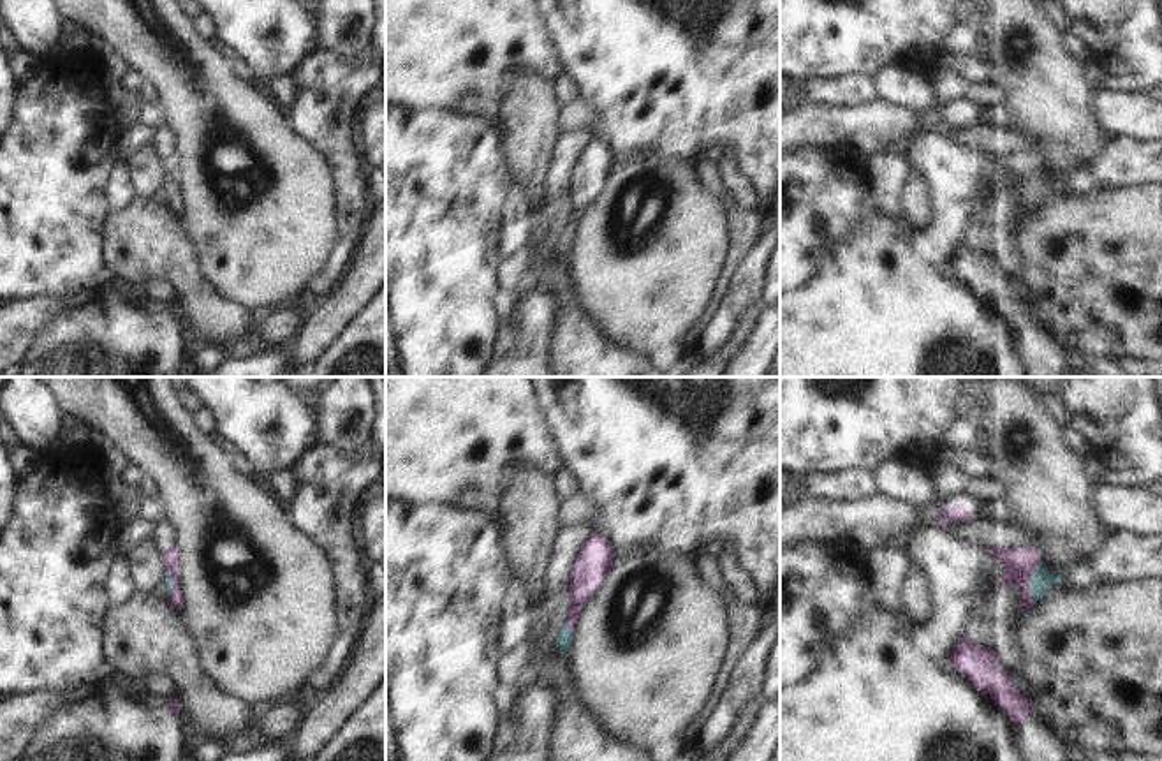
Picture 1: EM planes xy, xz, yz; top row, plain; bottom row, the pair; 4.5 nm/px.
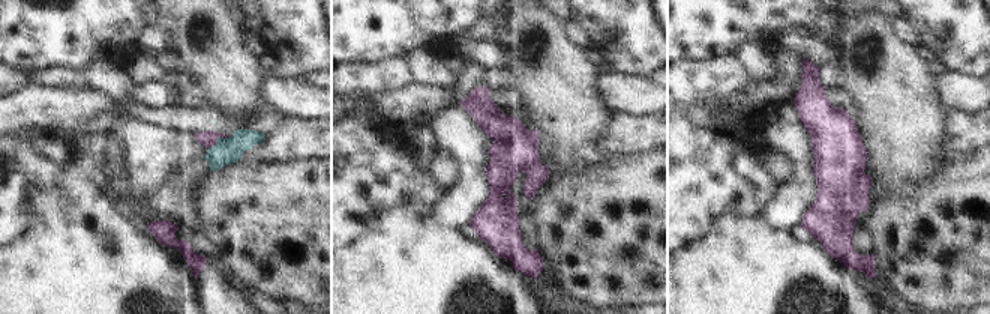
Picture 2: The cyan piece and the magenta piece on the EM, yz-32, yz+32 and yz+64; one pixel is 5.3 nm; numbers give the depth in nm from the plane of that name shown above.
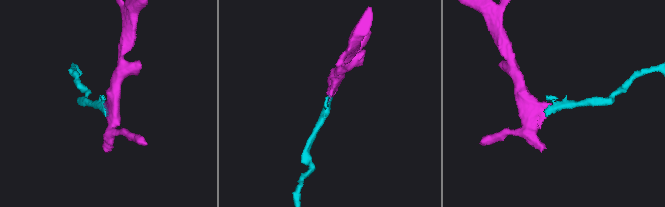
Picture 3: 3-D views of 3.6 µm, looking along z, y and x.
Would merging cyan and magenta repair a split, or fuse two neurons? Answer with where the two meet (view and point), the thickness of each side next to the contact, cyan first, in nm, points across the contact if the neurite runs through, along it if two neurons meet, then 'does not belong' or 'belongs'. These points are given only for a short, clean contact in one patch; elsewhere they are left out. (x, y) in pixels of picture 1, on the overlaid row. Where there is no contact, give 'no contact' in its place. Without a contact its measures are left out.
contact yz (1029, 583); calibres 100 and 140 nm; way yz (1041, 580), (1029, 583), (1020, 562); belongs

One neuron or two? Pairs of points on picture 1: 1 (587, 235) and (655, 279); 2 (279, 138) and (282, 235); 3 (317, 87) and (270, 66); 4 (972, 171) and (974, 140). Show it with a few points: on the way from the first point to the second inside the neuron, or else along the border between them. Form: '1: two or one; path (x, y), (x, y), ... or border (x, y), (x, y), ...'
1: one; path (604, 251), (618, 261), (638, 261)
2: one; path (279, 162), (282, 173), (282, 210)
3: two; border (316, 48), (291, 73)
4: two; border (979, 152), (985, 154)

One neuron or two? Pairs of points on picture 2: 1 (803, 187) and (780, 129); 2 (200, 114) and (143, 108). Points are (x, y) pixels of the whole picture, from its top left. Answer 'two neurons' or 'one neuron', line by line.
1: one neuron
2: one neuron

